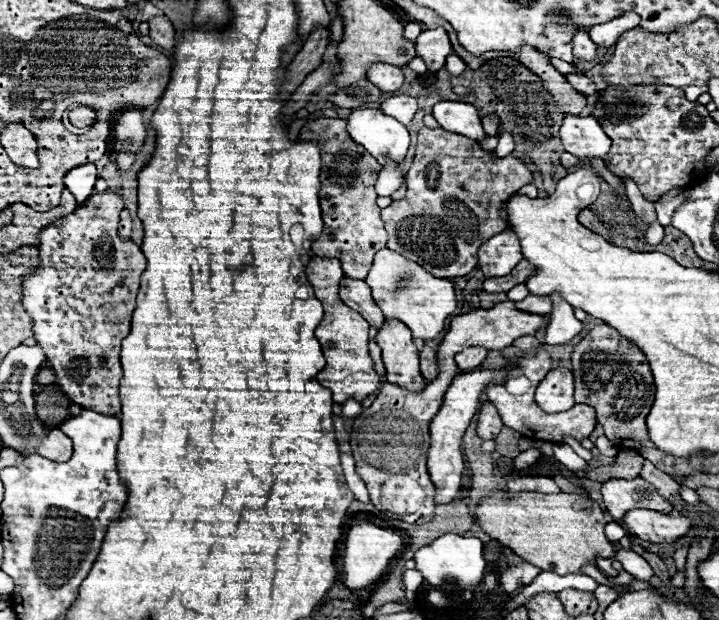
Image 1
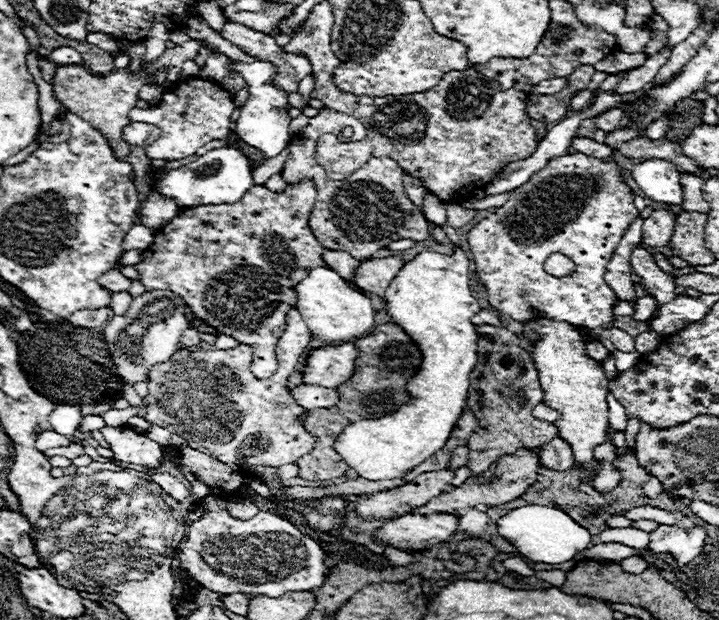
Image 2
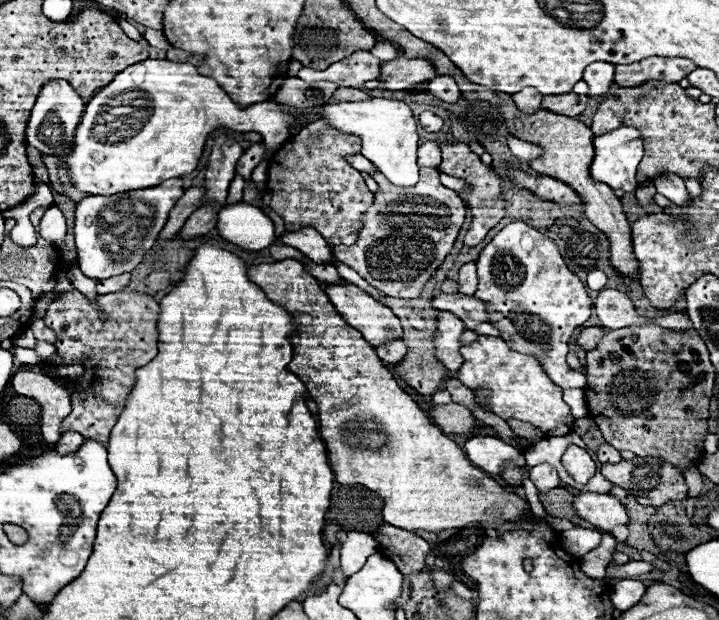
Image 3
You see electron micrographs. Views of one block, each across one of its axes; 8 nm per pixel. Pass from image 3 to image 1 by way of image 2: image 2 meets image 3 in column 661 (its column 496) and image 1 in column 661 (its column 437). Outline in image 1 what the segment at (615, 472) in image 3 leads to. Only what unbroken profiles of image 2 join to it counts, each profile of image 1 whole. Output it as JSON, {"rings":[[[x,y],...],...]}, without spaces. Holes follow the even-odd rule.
{"rings":[[[612,478],[602,484],[602,496],[606,502],[606,510],[614,520],[620,520],[632,508],[646,508],[656,512],[672,512],[672,504],[666,502],[652,484],[642,478],[622,480]]]}

